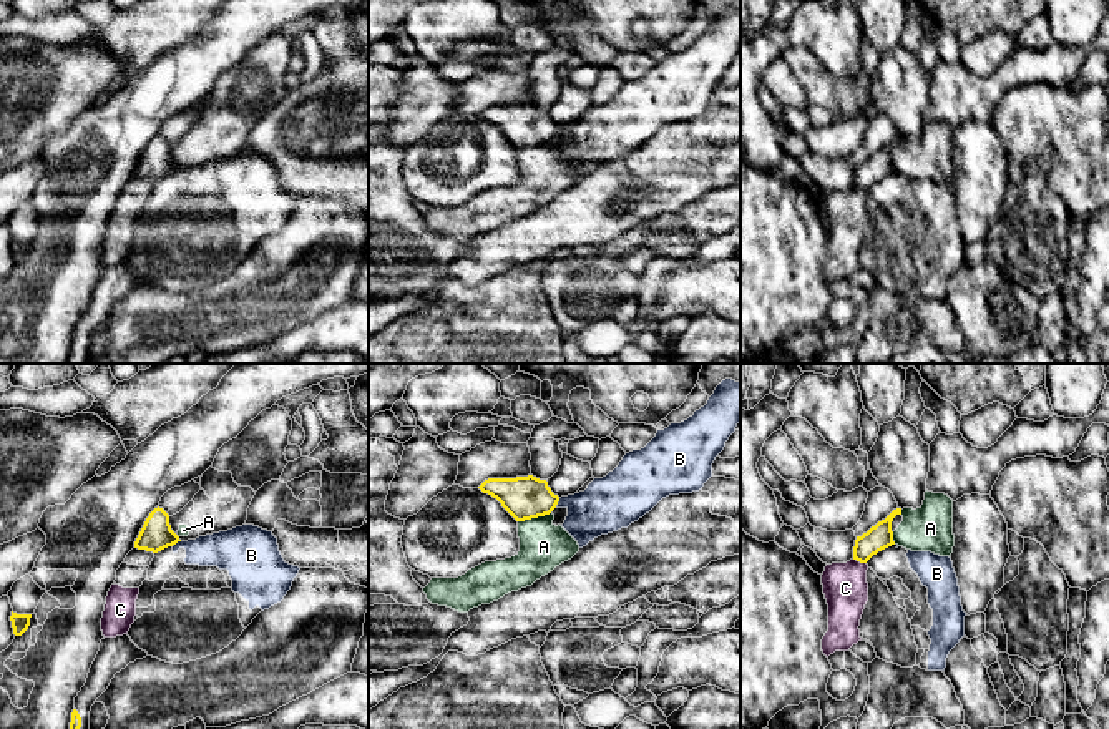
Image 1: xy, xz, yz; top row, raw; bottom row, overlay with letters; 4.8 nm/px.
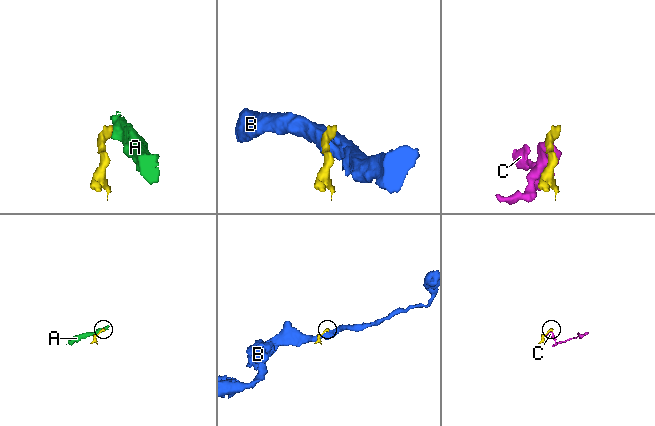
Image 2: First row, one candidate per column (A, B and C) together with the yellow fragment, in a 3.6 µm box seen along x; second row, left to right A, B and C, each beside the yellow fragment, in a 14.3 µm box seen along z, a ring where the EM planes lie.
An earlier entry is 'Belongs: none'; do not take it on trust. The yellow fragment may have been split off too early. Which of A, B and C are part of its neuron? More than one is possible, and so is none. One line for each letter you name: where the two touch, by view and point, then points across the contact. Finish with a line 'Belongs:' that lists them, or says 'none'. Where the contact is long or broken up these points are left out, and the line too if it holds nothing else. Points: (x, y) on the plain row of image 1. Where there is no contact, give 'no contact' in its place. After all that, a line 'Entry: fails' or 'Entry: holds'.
A: meets yellow in xz at (533, 145); runs through xz (523, 125), (532, 133), (533, 145), (535, 158), (543, 175)
Belongs: A
Entry: fails

